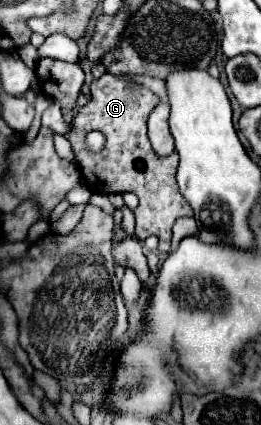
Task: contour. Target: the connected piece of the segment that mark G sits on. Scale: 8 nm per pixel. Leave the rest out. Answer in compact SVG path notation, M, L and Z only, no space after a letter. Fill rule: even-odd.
M106 75L90 85L92 101L86 103L70 121L70 131L66 139L72 143L76 163L80 165L84 183L94 193L126 193L132 191L138 195L140 203L134 211L136 215L136 239L144 241L150 235L160 239L160 251L170 249L172 225L180 217L192 217L192 209L186 199L180 195L176 185L176 167L178 155L158 157L150 147L146 135L146 119L150 111L160 103L148 87L132 83L120 75ZM88 131L100 131L106 137L106 147L98 155L84 153L84 137Z

